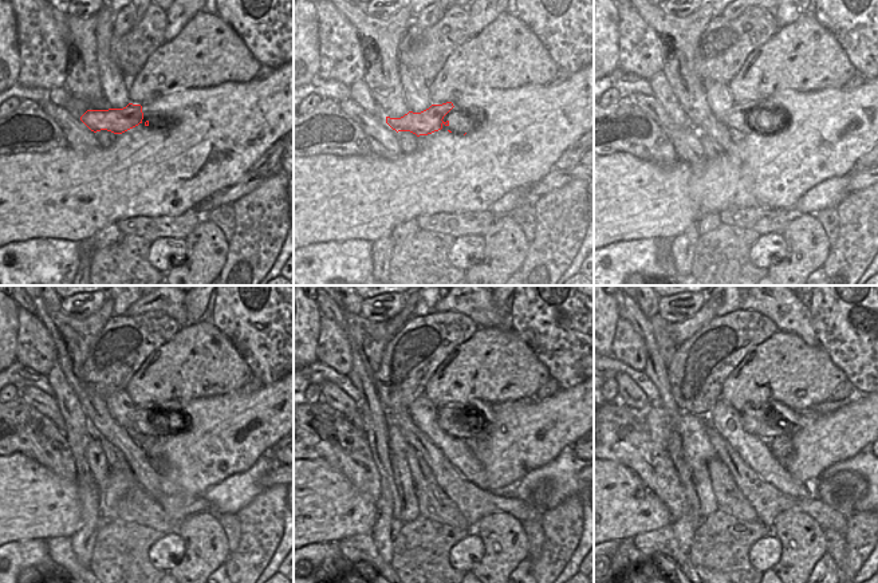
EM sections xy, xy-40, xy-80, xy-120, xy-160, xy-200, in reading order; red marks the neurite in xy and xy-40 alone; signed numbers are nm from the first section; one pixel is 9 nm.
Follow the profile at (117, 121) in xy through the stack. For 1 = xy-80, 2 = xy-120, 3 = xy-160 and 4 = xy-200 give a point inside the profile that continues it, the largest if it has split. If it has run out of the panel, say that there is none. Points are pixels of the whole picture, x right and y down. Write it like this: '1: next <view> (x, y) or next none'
1: next xy-80 (736, 119)
2: next xy-120 (142, 424)
3: next xy-160 (451, 420)
4: next xy-200 (755, 421)

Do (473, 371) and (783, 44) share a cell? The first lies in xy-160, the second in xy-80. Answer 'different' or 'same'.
same

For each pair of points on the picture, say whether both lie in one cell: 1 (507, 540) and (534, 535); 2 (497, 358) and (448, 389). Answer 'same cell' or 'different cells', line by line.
1: different cells
2: same cell

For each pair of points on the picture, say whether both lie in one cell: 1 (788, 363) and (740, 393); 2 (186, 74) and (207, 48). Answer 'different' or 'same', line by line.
1: same
2: same

